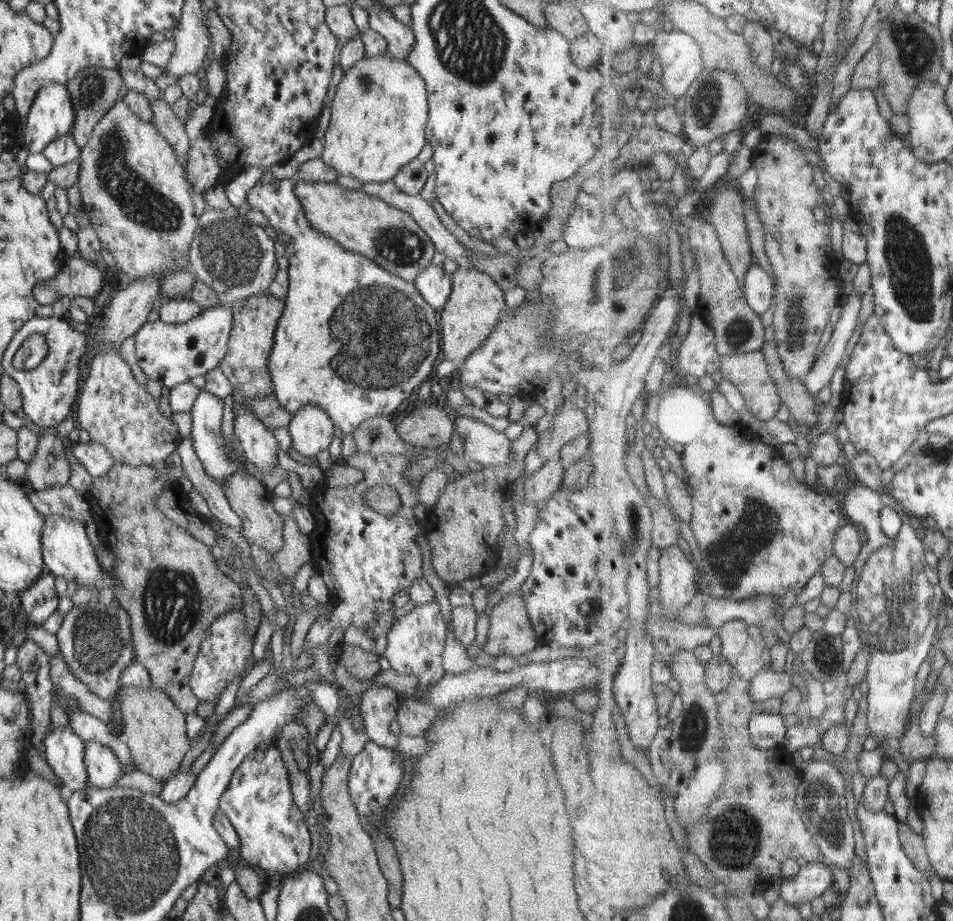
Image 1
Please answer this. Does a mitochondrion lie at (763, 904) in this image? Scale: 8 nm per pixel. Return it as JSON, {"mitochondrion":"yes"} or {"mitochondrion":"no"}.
{"mitochondrion":"no"}

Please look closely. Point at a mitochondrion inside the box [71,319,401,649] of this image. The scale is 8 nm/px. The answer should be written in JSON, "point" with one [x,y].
{"point":[95,454]}

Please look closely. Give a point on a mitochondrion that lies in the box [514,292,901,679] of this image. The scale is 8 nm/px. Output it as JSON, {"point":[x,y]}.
{"point":[758,525]}

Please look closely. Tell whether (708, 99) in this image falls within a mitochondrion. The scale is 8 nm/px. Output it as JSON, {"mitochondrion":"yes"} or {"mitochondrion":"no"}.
{"mitochondrion":"yes"}

